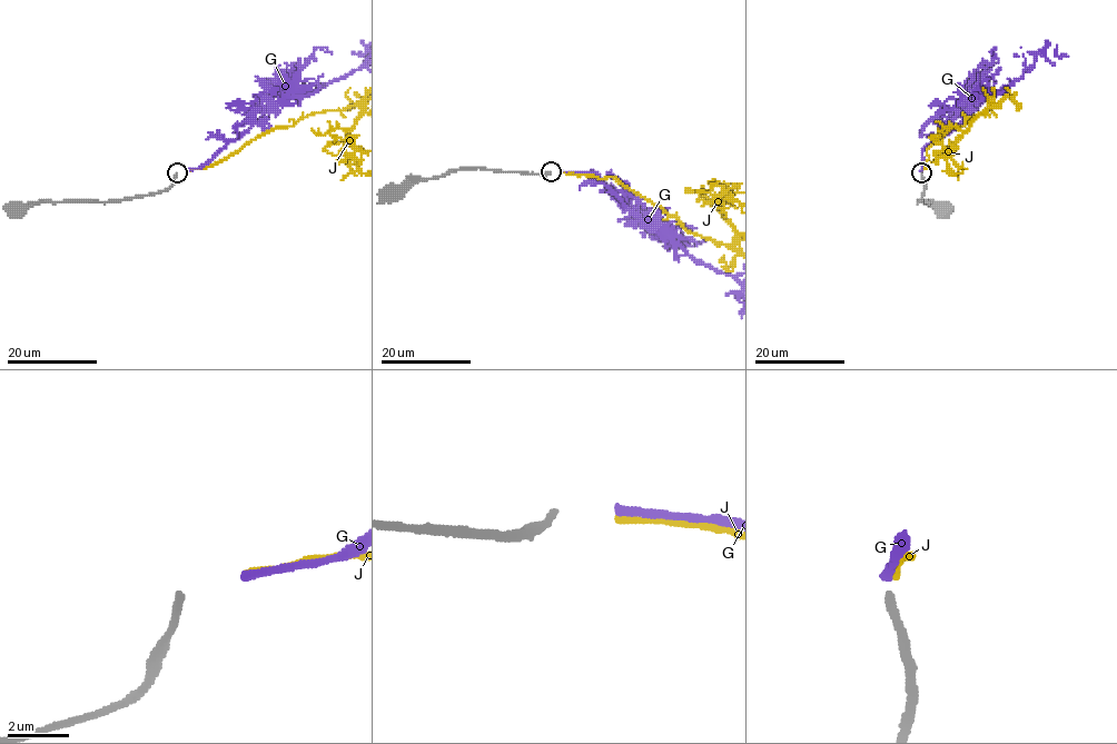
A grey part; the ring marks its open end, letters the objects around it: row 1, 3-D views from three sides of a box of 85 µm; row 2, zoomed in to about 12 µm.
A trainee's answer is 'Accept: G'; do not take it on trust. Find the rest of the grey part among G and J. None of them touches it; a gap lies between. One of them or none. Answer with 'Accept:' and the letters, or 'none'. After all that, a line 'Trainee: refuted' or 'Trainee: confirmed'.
Accept: G
Trainee: confirmed

